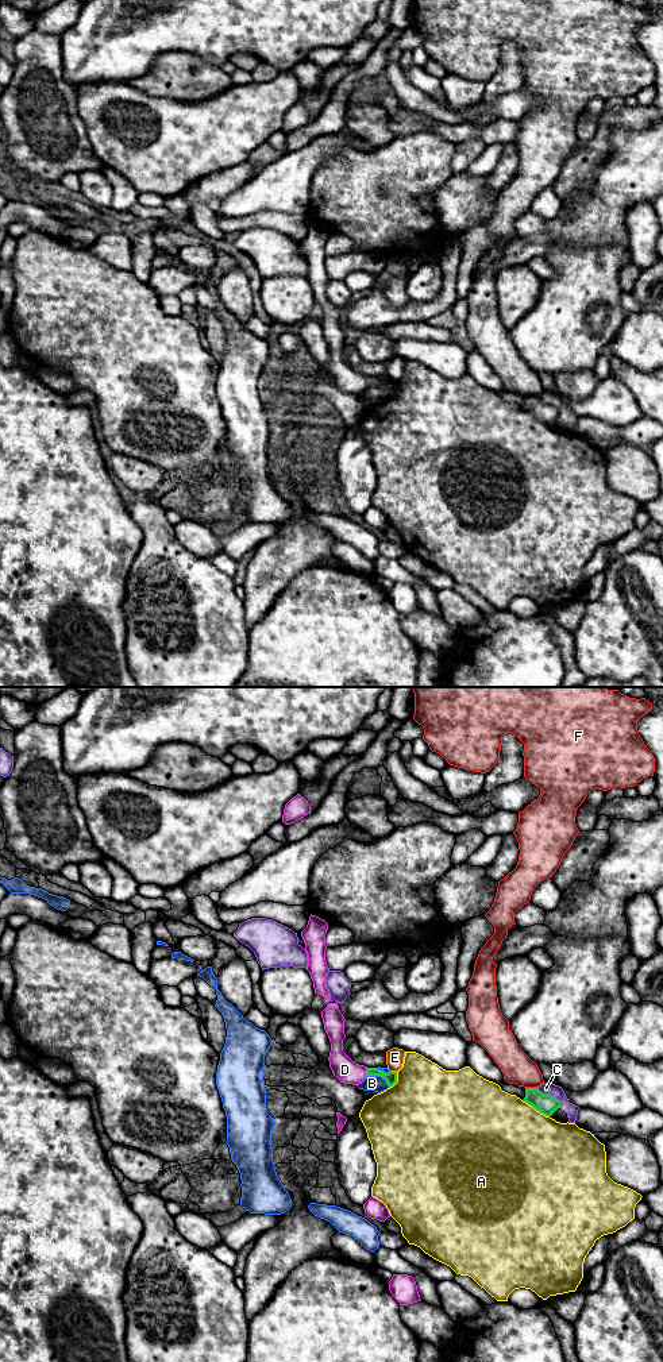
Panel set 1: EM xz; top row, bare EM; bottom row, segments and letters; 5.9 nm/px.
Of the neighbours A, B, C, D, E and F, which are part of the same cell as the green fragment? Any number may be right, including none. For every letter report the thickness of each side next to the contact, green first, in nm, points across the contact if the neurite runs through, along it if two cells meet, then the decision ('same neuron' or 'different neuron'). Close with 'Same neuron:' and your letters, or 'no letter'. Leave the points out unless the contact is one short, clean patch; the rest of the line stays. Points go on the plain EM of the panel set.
A: calibres 120 and 500 nm; different neuron
B: calibres 70 and 100 nm; different neuron
C: calibres 120 and 80 nm; different neuron
D: calibres 70 and 150 nm; way xz (390, 386), (378, 381), (366, 381), (347, 381), (345, 378); same neuron
E: calibres 70 and 110 nm; different neuron
F: calibres 120 and 190 nm; different neuron
Same neuron: D

